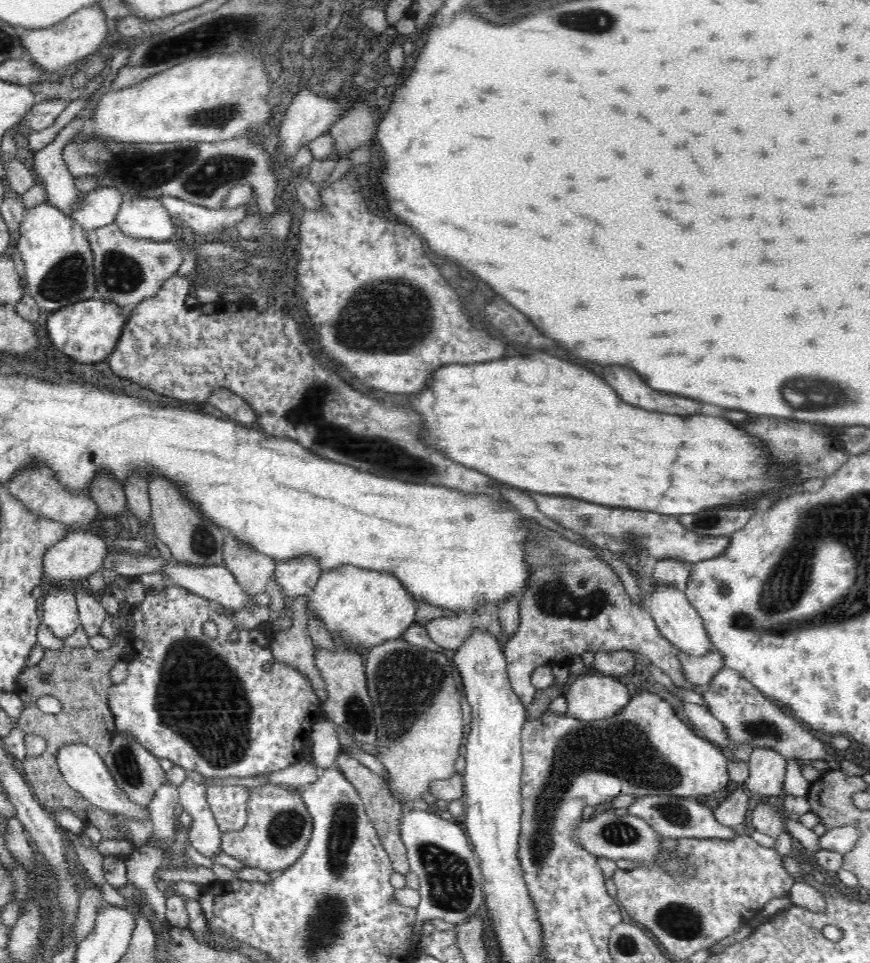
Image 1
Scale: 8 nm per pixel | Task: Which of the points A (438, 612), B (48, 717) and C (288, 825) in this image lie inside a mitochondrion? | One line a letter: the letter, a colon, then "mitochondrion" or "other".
A: other
B: other
C: mitochondrion

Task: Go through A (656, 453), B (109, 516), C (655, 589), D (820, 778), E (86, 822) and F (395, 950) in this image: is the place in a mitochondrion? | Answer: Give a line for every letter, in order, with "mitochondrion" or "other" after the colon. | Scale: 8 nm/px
A: other
B: other
C: other
D: other
E: other
F: other

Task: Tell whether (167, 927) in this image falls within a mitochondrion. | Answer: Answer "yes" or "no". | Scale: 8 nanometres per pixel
no

